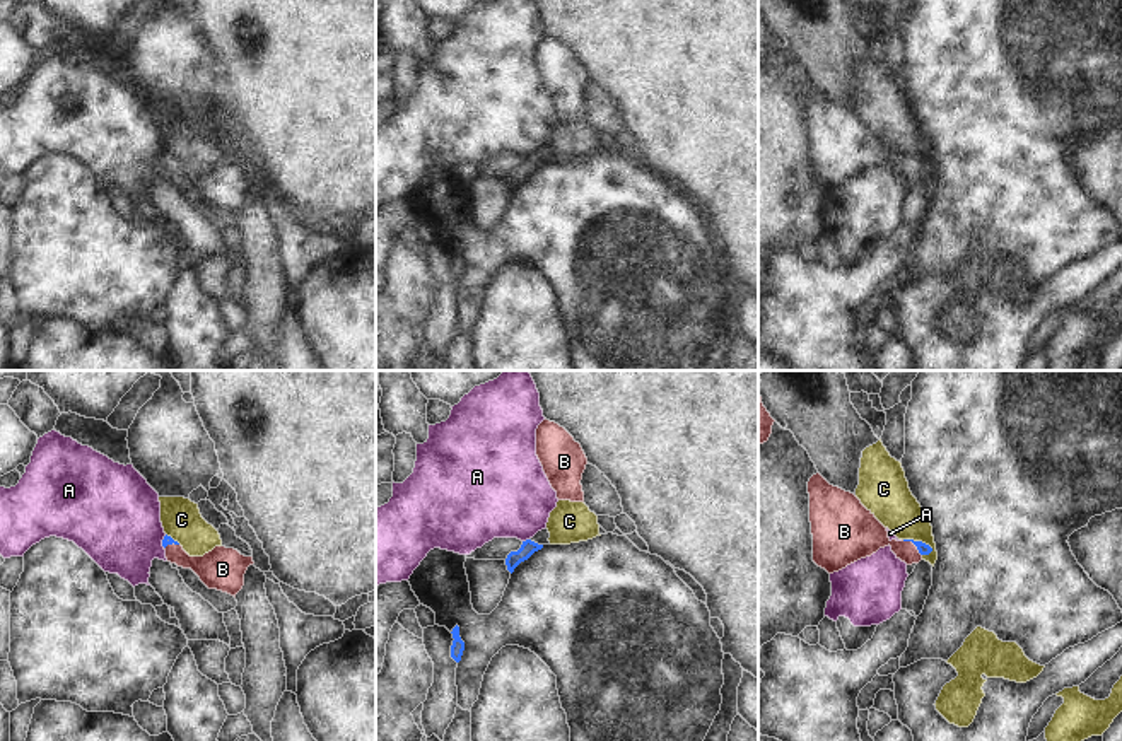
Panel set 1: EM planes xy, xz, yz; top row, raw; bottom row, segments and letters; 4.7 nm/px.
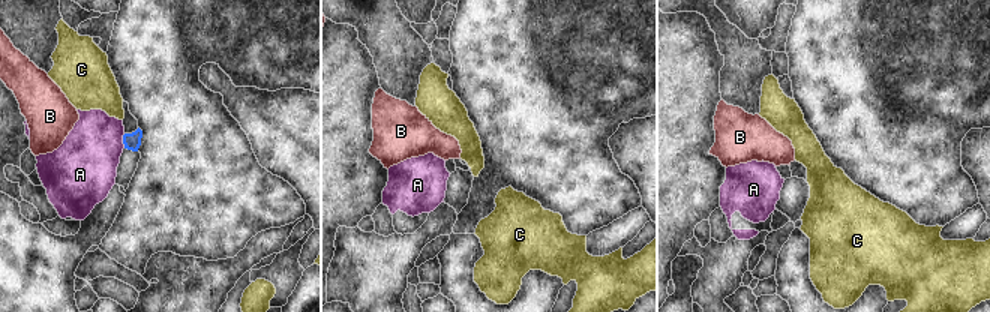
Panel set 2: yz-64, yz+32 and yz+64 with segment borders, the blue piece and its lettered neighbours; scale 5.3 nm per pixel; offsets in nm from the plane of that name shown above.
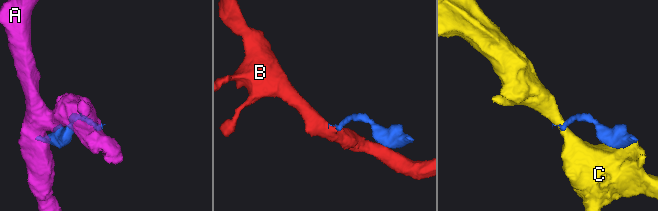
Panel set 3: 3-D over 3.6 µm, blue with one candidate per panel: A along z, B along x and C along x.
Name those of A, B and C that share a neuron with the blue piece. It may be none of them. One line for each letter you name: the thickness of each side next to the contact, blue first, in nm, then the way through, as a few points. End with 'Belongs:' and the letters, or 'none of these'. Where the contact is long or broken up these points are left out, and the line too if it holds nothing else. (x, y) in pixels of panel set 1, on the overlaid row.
B: 50/200 nm | across yz (923, 548), (914, 543), (895, 545), (863, 535)
Belongs: B

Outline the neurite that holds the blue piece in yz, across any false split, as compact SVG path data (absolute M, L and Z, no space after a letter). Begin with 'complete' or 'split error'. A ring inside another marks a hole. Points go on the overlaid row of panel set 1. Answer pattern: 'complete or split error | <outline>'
split error | M820 473L808 481L813 562L828 574L871 557L879 548L891 551L907 565L919 563L932 548L914 540L890 540L886 528L861 500L830 485Z

